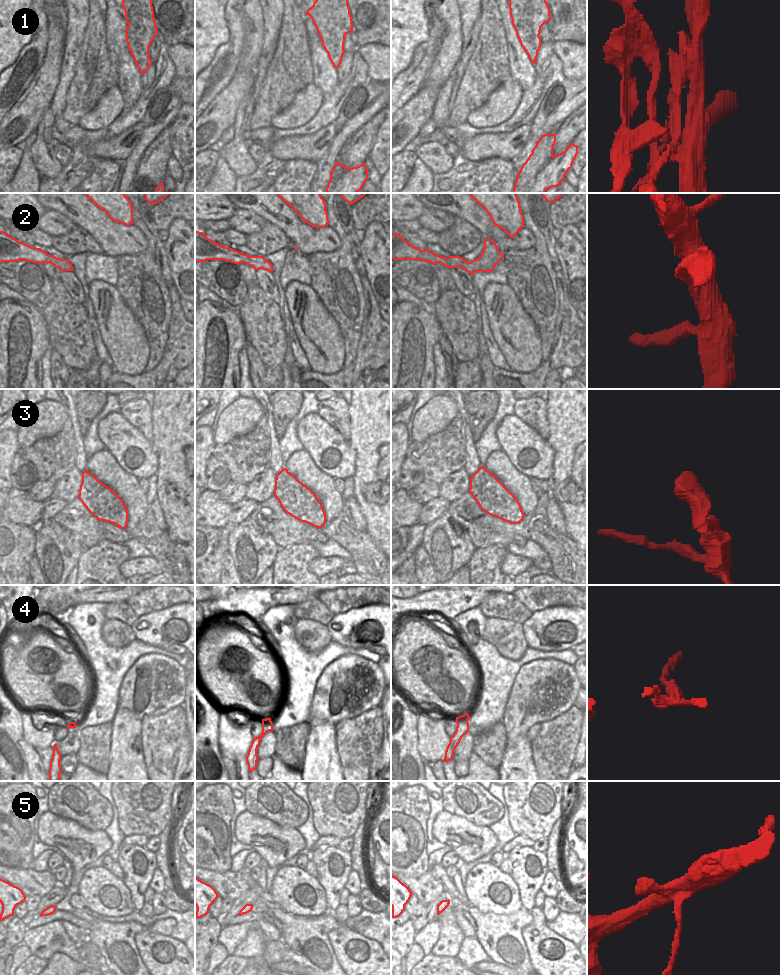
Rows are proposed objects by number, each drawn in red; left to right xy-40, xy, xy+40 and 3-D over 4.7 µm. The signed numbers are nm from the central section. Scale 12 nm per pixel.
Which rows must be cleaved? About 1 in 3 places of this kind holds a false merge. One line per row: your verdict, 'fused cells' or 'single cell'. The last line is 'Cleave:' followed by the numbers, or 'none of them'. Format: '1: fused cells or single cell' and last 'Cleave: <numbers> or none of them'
1: fused cells
2: single cell
3: fused cells
4: fused cells
5: single cell
Cleave: 1, 3, 4

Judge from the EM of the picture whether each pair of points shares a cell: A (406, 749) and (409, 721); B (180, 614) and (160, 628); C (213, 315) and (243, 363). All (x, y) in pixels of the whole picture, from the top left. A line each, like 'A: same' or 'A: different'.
A: same
B: same
C: different

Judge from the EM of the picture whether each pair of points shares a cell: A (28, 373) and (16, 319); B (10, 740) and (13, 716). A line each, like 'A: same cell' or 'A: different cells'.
A: same cell
B: same cell

